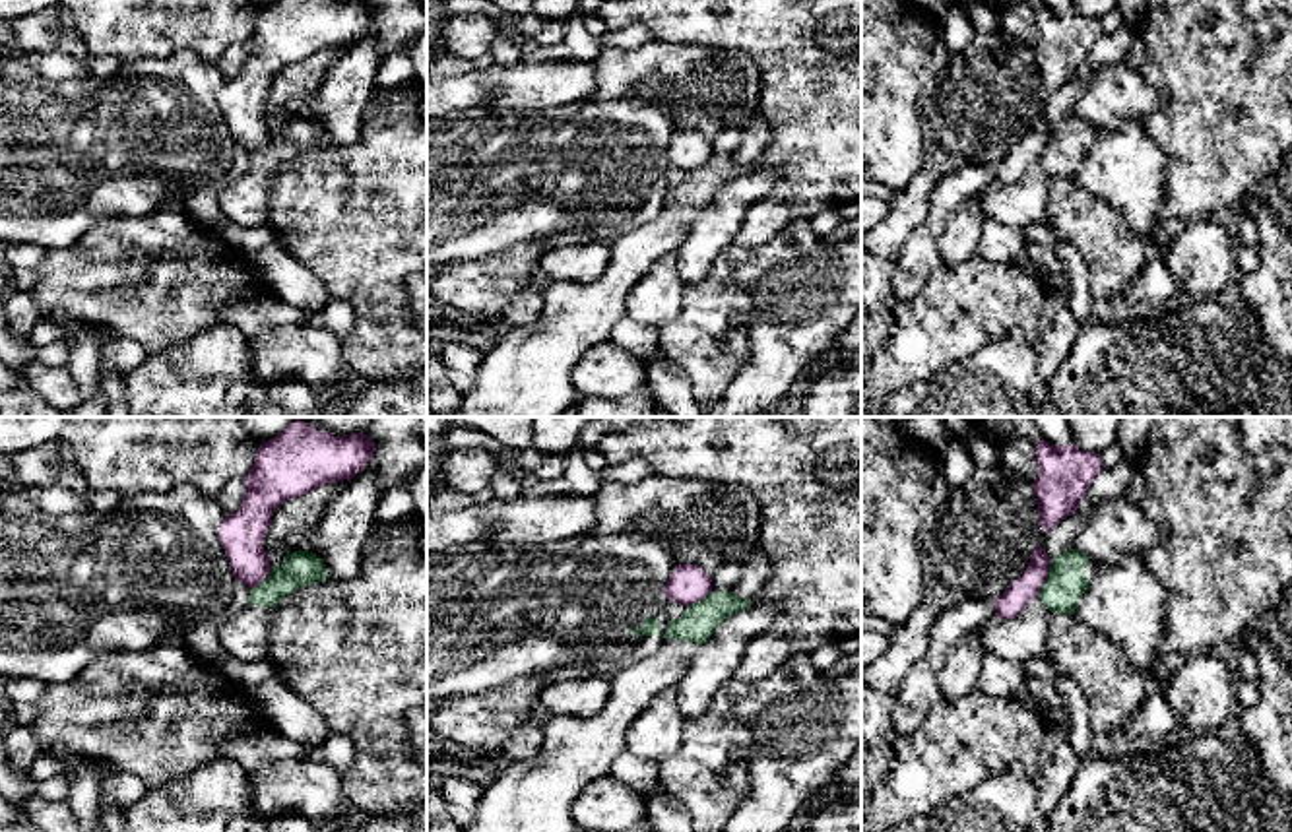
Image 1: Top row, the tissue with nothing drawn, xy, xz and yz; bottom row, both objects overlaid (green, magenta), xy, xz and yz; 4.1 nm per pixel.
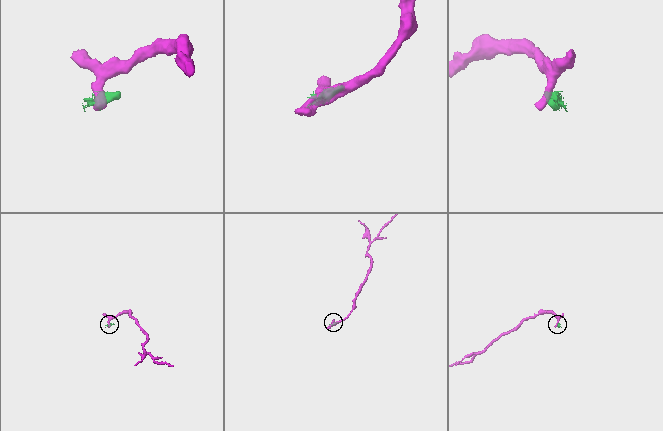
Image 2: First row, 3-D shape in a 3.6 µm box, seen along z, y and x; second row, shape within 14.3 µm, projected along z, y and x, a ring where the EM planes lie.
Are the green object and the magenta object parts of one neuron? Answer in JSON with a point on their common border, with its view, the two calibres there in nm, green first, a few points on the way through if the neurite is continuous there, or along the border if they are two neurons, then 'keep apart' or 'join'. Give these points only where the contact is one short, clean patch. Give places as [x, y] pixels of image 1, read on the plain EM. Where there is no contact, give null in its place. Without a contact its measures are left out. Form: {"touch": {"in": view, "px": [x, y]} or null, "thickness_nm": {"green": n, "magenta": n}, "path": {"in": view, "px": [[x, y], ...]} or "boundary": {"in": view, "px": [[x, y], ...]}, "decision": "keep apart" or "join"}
{"touch": {"in": "yz", "px": [1046, 144]}, "thickness_nm": {"green": 170, "magenta": 110}, "boundary": {"in": "yz", "px": [[1052, 125], [1048, 142], [1036, 161]]}, "decision": "keep apart"}

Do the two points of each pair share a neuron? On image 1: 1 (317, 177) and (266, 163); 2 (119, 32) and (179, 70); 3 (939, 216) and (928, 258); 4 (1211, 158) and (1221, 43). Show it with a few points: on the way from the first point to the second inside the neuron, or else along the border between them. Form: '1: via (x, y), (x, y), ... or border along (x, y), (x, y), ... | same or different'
1: border along (321, 146), (295, 154), (276, 171), (264, 210) | different
2: border along (202, 59), (191, 51), (177, 51), (121, 64) | different
3: via (934, 225), (928, 233), (928, 249) | same
4: via (1221, 128), (1221, 72) | same

